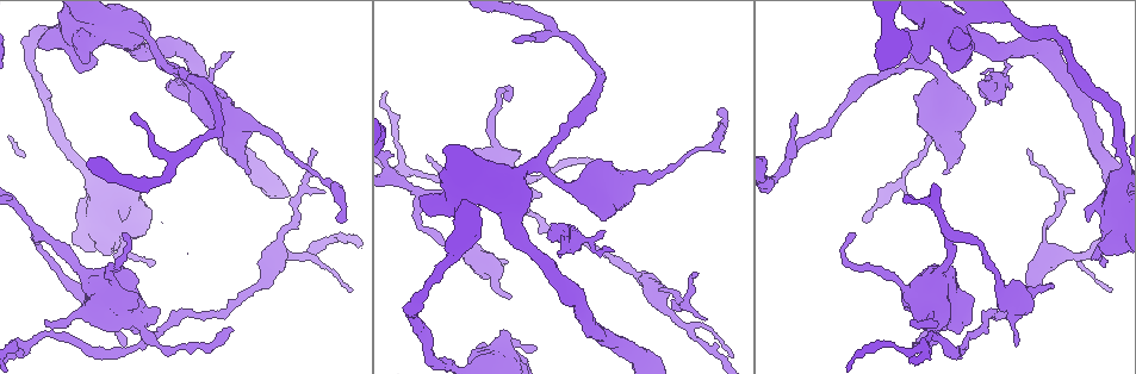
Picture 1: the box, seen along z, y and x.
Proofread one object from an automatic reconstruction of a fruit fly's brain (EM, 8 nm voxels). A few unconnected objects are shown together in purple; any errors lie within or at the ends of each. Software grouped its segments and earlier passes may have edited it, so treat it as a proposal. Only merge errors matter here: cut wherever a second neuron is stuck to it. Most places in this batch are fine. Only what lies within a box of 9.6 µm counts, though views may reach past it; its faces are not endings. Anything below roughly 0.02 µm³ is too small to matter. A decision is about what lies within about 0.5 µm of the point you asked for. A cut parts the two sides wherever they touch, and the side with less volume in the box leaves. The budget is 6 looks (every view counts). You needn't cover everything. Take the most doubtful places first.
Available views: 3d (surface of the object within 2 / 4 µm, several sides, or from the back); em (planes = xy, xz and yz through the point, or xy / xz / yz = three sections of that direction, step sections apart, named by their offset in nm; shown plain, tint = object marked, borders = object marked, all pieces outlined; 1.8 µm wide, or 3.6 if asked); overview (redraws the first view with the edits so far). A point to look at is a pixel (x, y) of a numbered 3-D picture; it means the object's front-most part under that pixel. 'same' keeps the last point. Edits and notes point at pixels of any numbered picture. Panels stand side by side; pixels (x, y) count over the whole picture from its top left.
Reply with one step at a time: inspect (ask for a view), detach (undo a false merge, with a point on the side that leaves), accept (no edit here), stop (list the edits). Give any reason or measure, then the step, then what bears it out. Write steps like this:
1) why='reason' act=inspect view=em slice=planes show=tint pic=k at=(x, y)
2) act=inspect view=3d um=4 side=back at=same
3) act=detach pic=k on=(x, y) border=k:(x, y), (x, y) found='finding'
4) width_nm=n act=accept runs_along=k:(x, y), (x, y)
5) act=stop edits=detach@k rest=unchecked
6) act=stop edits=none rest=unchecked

why='sudden change in width' act=inspect view=em slice=planes show=plain pic=1 at=(931, 33)

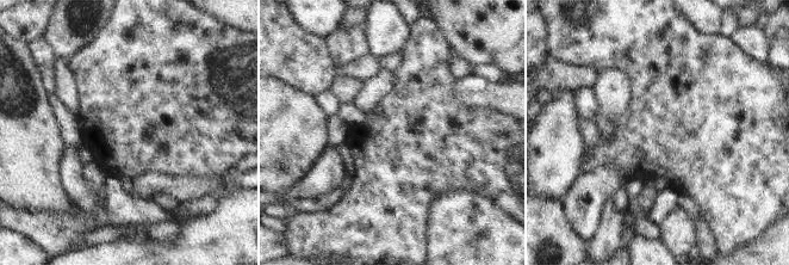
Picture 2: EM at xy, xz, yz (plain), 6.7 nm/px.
act=inspect view=em slice=planes show=tint at=same

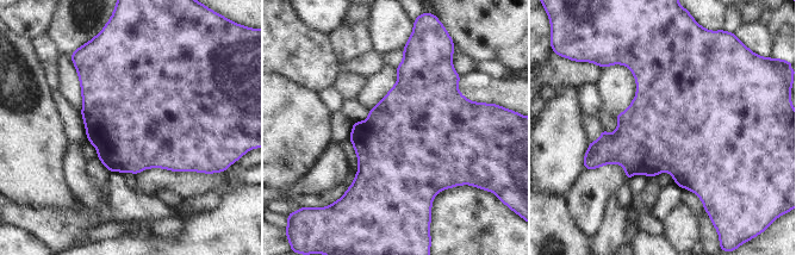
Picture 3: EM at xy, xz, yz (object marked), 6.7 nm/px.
act=accept found='all the same neuron'

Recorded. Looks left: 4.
why='sharp bend' act=inspect view=em um=3.6 slice=yz step=4 show=tint pic=1 at=(421, 194)

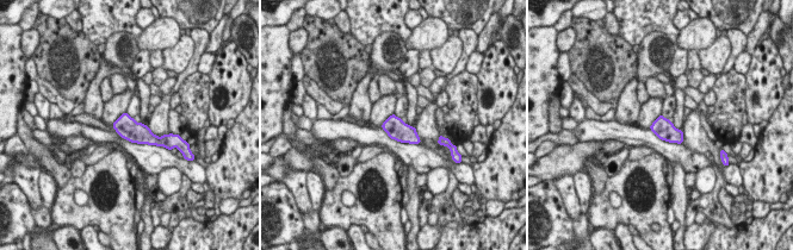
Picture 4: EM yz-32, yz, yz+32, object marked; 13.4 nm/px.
why='another direction' act=inspect view=em um=3.6 slice=planes show=tint at=same

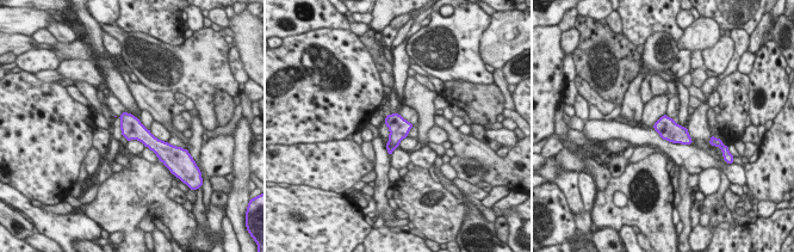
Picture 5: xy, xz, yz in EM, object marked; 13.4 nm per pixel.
act=accept found='all the same neuron'

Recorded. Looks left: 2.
why='sharp bend' act=inspect view=em um=3.6 slice=planes show=tint pic=1 at=(1109, 185)

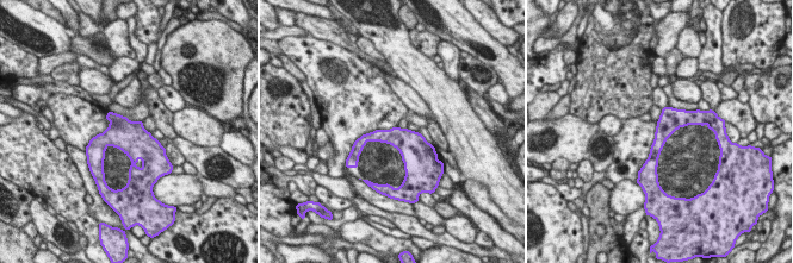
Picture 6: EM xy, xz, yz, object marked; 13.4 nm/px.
width_nm=280 act=accept runs_along=6:(687, 113), (662, 135), (652, 166) found='continuous, no second neuron'

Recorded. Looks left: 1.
act=stop edits=none rest=unchecked

